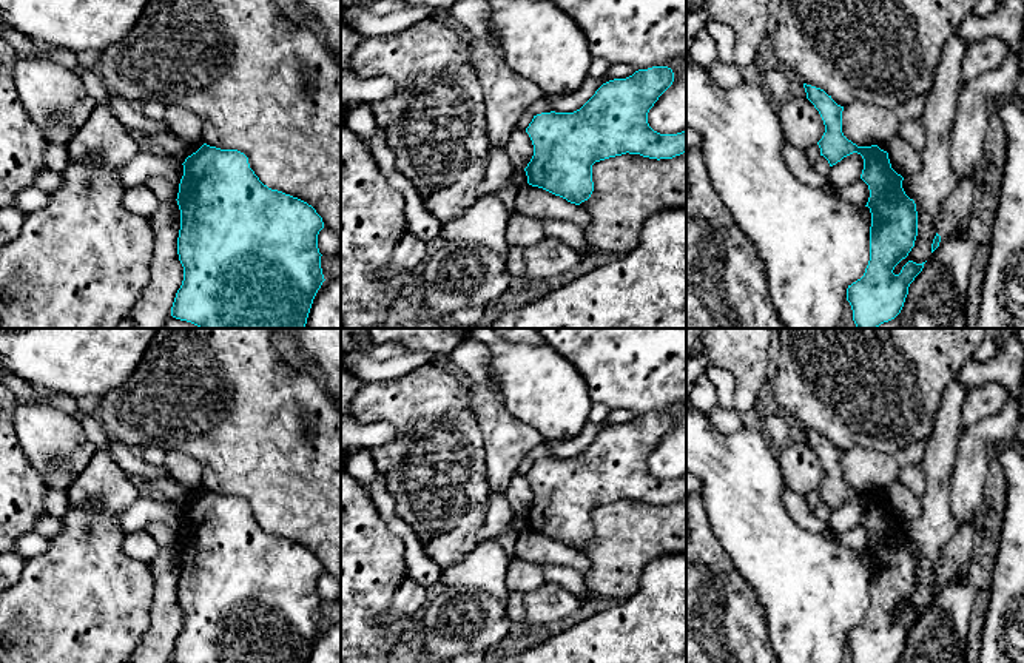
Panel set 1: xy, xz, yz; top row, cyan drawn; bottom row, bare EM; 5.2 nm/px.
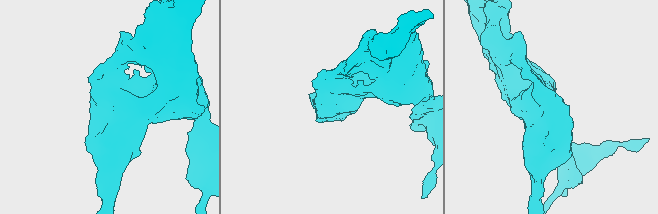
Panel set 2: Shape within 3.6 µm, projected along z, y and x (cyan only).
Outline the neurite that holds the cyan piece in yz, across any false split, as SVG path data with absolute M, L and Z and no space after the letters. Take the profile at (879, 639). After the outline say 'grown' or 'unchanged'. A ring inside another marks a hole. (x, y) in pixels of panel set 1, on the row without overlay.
M803 429L807 444L819 456L825 478L817 487L820 501L830 512L857 498L864 504L861 524L868 530L865 552L871 558L870 606L861 624L848 631L847 646L853 663L896 663L908 640L908 632L924 609L908 606L899 620L894 612L908 601L918 581L916 549L904 533L904 523L890 509L888 498L877 490L857 492L842 478L842 456L824 435Z; unchanged

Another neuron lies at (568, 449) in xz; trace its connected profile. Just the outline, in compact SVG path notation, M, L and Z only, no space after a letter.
M605 419L600 424L588 422L577 438L563 443L546 443L555 458L574 458L580 455L595 436L611 424Z

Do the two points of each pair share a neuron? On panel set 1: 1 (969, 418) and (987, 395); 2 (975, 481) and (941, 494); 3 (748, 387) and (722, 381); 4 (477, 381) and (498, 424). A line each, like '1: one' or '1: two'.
1: one
2: two
3: two
4: one

